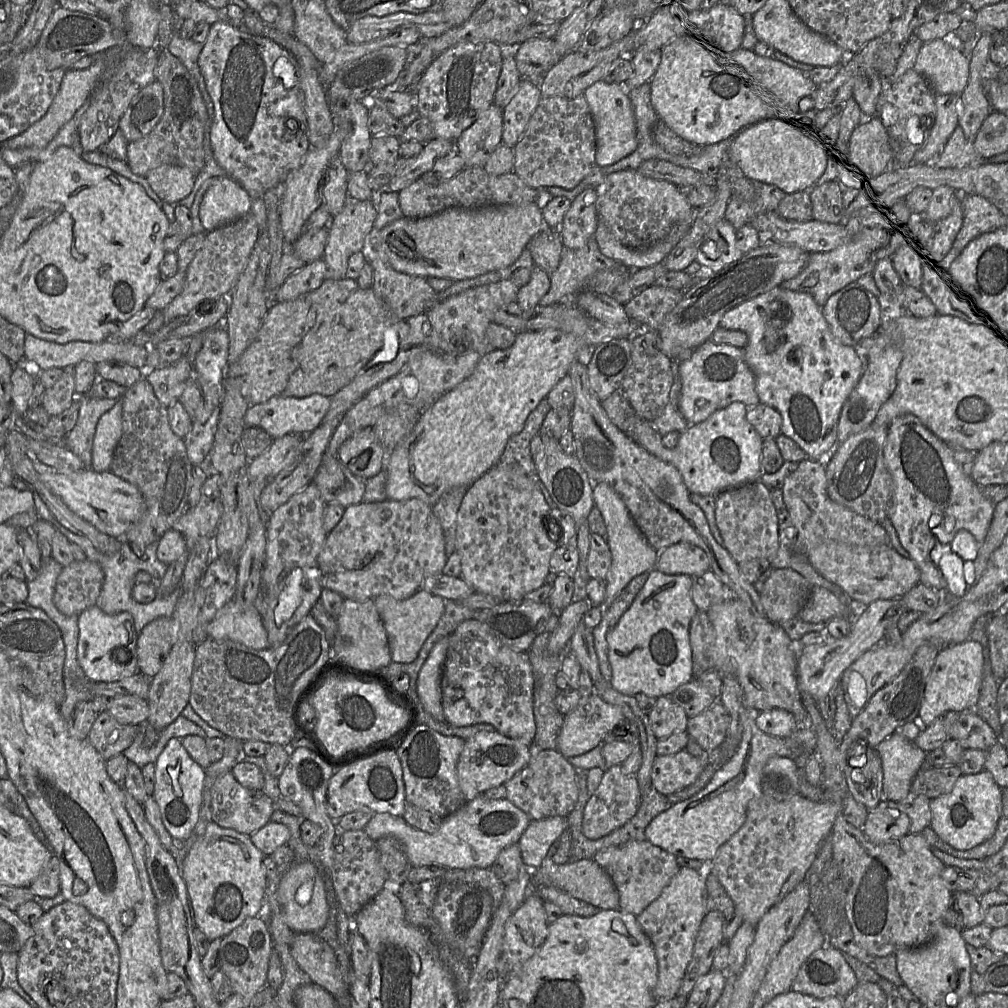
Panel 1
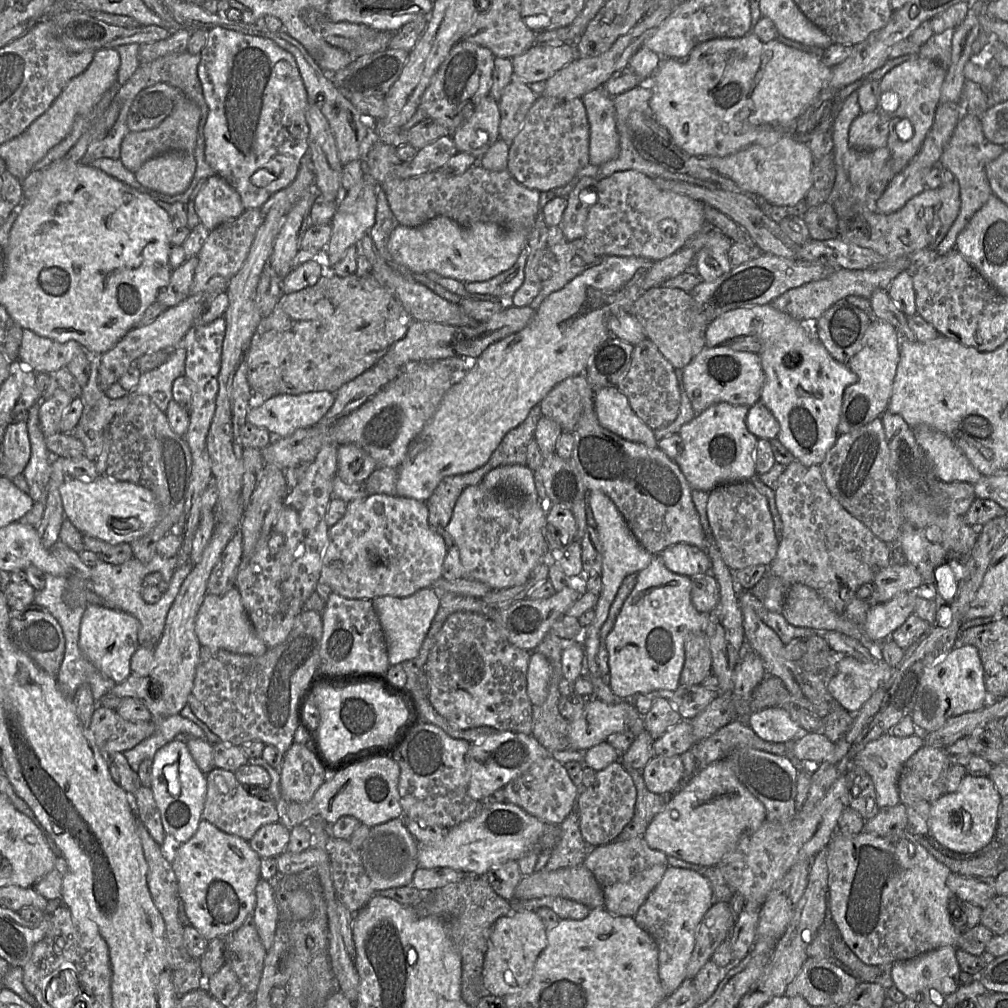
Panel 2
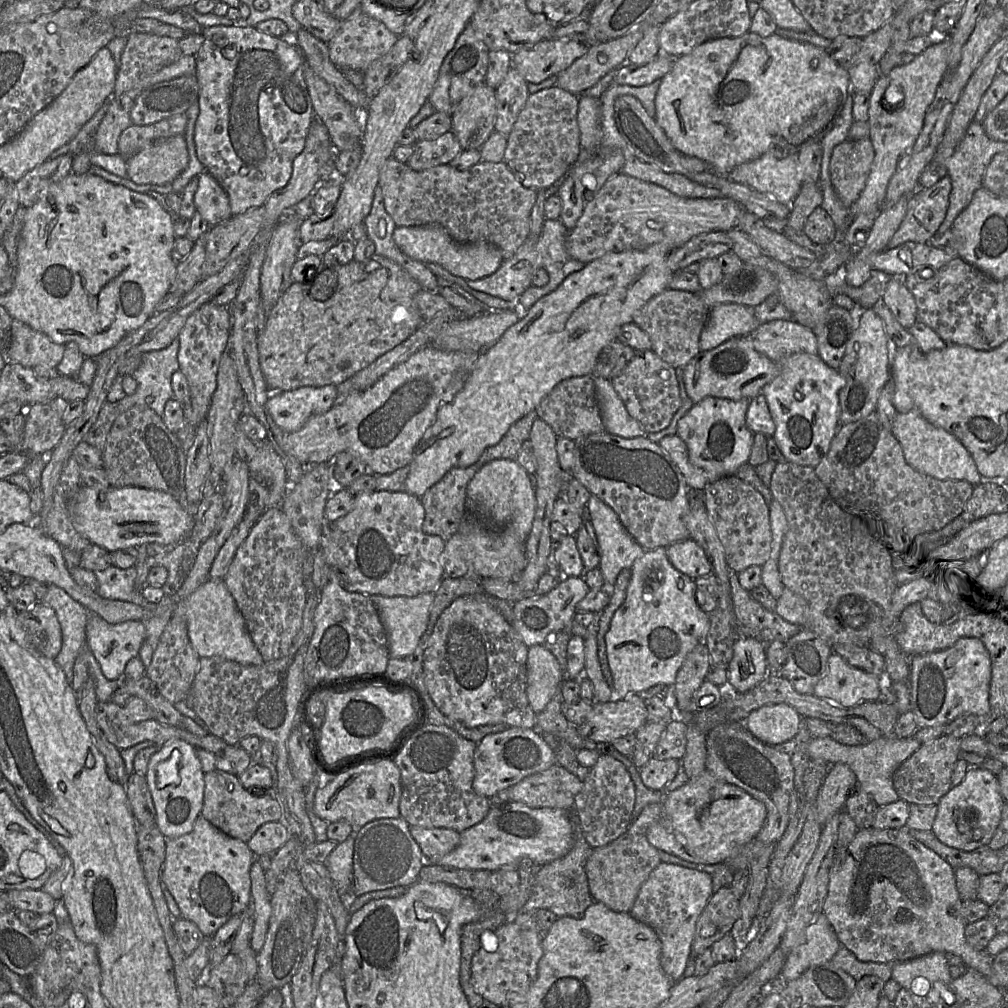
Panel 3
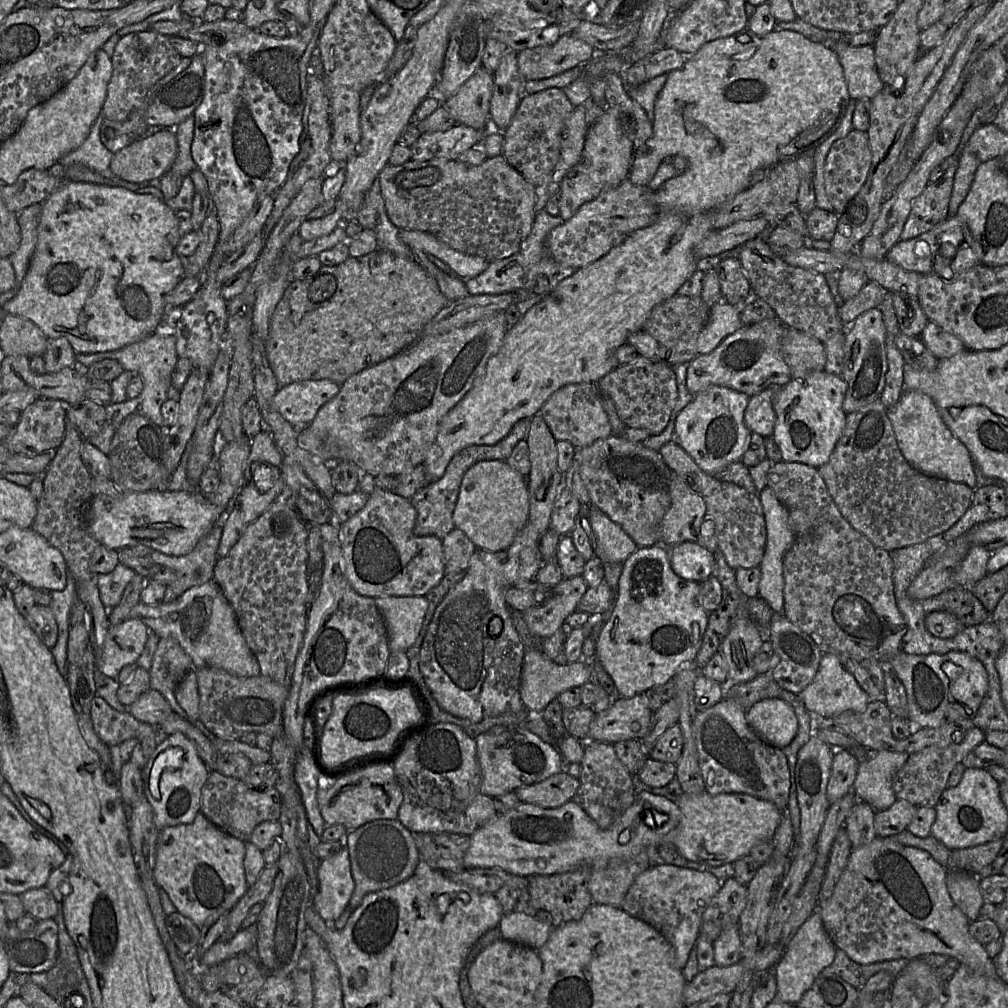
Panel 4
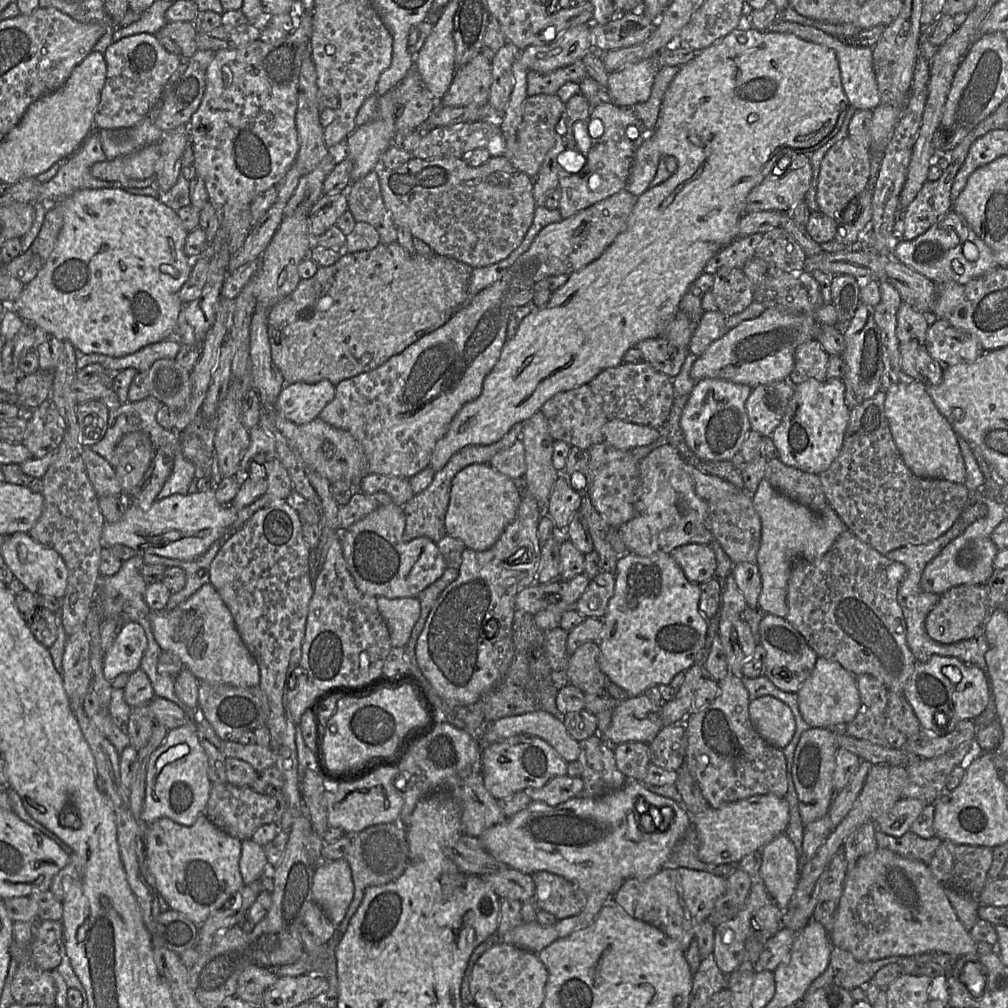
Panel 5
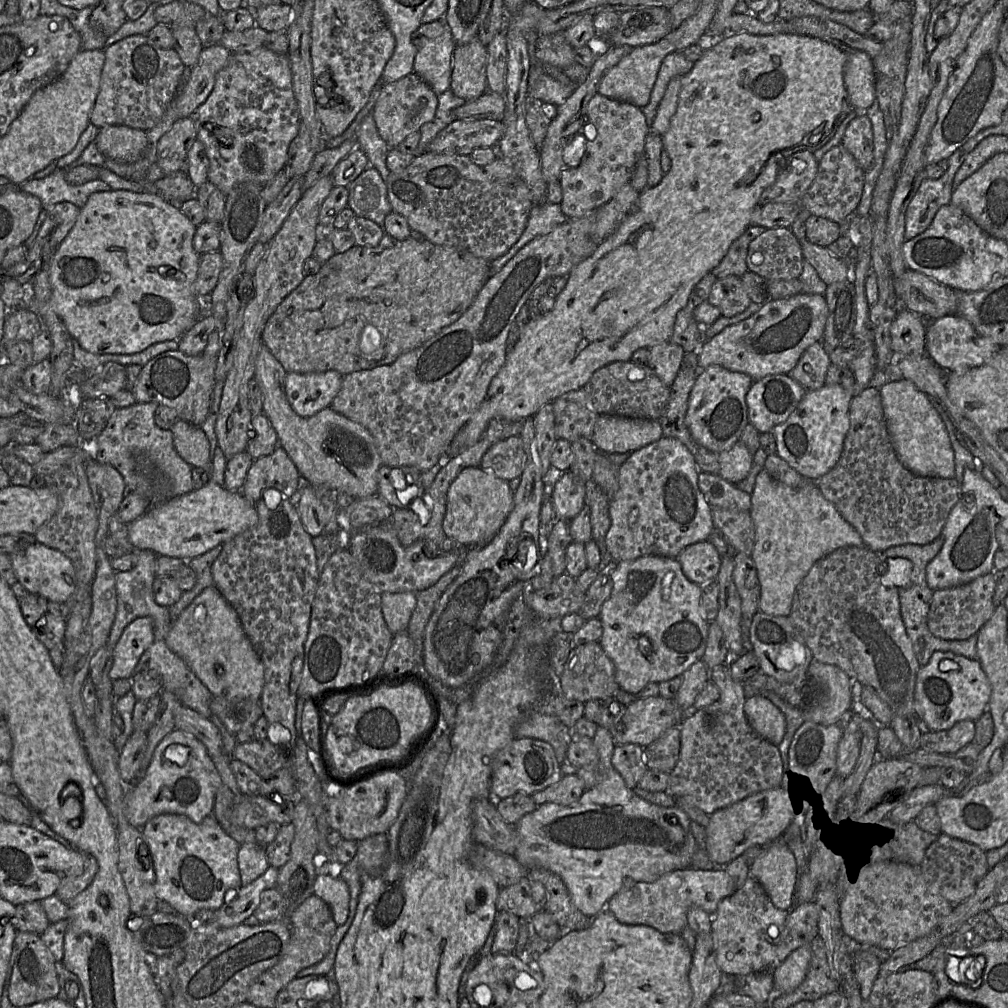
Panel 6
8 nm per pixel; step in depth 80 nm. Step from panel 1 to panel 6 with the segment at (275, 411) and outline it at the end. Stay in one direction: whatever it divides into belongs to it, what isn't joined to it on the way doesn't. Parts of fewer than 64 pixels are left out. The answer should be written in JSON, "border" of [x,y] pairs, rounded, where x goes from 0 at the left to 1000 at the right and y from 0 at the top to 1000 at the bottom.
{"border":[[[332,368],[285,370],[283,390],[290,406],[299,414],[309,414],[328,402],[336,390],[340,373]]]}

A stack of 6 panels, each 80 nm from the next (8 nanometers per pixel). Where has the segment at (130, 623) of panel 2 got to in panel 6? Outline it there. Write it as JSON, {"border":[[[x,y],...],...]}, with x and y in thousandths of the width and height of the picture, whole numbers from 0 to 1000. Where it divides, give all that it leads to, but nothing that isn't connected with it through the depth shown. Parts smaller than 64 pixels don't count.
{"border":[[[134,614],[122,626],[112,644],[112,657],[108,666],[109,674],[129,673],[142,648],[153,636],[152,614]]]}

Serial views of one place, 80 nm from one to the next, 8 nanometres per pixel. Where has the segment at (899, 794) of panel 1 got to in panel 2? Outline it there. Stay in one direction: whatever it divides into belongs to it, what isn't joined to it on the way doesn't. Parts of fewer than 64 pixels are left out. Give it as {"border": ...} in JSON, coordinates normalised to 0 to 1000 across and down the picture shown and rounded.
{"border":[[[912,726],[909,727],[909,729],[899,732],[881,728],[862,736],[848,749],[846,758],[855,761],[864,771],[873,803],[893,798],[891,786],[891,772],[893,765],[899,755],[903,753],[916,739],[915,727],[913,728]]]}

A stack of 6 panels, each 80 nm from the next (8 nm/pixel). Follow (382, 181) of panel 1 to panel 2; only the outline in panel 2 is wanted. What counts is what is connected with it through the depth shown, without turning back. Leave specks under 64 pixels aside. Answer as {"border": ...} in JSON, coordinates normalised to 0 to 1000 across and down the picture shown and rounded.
{"border":[[[440,134],[416,148],[409,159],[399,161],[391,173],[394,177],[404,178],[433,170],[453,152],[448,134]]]}

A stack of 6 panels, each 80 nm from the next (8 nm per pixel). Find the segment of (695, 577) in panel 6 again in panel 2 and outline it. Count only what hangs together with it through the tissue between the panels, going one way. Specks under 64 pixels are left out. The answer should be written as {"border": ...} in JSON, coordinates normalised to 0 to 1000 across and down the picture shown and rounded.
{"border":[[[672,539],[662,543],[655,554],[665,566],[689,572],[705,568],[705,558],[700,547],[682,539]]]}

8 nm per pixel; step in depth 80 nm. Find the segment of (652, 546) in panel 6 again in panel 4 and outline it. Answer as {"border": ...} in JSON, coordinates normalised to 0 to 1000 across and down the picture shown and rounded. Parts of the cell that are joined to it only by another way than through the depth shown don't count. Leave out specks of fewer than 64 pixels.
{"border":[[[667,469],[664,478],[665,502],[655,517],[655,541],[667,543],[679,537],[688,537],[709,550],[712,539],[708,527],[708,519],[701,512],[698,494],[686,486],[671,470]]]}

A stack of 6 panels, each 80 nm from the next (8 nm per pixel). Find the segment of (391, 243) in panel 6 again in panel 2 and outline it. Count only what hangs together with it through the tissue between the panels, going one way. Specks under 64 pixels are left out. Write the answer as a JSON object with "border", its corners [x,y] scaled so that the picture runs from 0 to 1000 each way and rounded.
{"border":[[[324,268],[312,284],[280,293],[268,313],[259,317],[250,335],[245,351],[245,378],[252,396],[253,398],[263,398],[278,391],[296,392],[314,388],[326,388],[333,391],[339,382],[350,377],[372,362],[375,357],[386,349],[394,338],[400,336],[409,319],[410,315],[403,309],[396,297],[386,287],[379,284],[369,272],[355,274],[352,271],[343,275],[337,275]]]}

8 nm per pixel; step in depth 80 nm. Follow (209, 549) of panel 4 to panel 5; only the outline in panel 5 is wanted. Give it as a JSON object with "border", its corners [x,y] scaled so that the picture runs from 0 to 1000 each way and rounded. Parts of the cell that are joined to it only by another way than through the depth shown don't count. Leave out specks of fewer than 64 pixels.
{"border":[[[216,535],[204,548],[188,557],[164,554],[151,549],[141,549],[143,550],[143,558],[145,560],[160,560],[165,563],[178,563],[185,568],[184,582],[181,585],[170,589],[164,603],[165,605],[173,604],[179,598],[185,596],[201,580],[208,578],[209,559],[221,540],[222,535]]]}

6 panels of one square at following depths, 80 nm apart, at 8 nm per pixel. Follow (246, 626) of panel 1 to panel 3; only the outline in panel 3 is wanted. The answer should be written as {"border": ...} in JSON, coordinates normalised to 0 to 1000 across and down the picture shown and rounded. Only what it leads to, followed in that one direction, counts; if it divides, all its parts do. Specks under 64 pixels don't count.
{"border":[[[206,574],[183,596],[188,635],[198,653],[218,651],[241,660],[262,658],[245,625],[242,612],[221,575]]]}

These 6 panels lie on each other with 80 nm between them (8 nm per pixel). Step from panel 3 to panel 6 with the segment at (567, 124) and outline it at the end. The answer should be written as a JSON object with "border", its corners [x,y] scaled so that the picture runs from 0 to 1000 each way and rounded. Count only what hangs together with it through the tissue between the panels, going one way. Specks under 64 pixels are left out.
{"border":[[[523,95],[521,99],[522,124],[534,149],[536,149],[553,111],[552,104]]]}

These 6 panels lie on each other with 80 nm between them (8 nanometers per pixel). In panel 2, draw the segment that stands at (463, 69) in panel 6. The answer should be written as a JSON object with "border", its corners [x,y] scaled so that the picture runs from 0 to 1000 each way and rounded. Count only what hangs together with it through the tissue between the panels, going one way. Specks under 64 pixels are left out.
{"border":[[[486,93],[474,99],[464,117],[447,133],[454,151],[461,151],[475,158],[496,137],[496,111],[494,101]]]}

